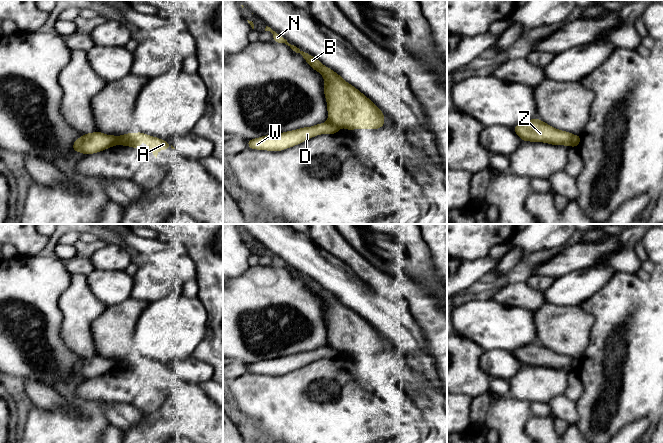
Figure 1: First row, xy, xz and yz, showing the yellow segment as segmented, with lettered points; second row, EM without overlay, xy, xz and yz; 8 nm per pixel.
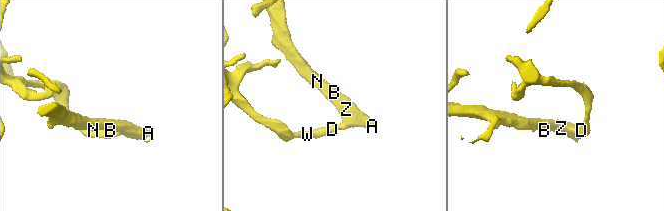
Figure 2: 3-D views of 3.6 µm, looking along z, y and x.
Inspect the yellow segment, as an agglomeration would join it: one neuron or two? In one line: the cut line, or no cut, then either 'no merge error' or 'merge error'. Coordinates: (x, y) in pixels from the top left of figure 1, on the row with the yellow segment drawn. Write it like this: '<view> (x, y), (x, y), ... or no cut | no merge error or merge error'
yz (574, 135), (570, 145) | merge error

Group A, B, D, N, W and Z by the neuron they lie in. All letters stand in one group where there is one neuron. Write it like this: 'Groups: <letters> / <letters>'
Groups: A B N Z / D W

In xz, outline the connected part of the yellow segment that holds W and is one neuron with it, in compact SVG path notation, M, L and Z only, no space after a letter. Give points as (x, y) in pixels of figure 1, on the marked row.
M329 121L312 127L303 127L275 135L265 135L247 140L248 148L278 152L296 146L320 134L336 134L339 129Z

